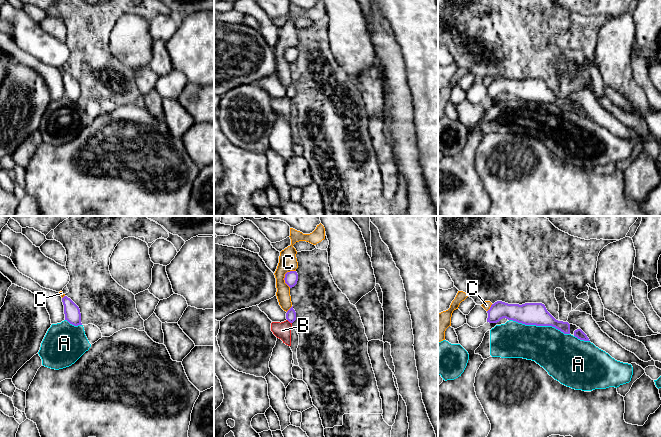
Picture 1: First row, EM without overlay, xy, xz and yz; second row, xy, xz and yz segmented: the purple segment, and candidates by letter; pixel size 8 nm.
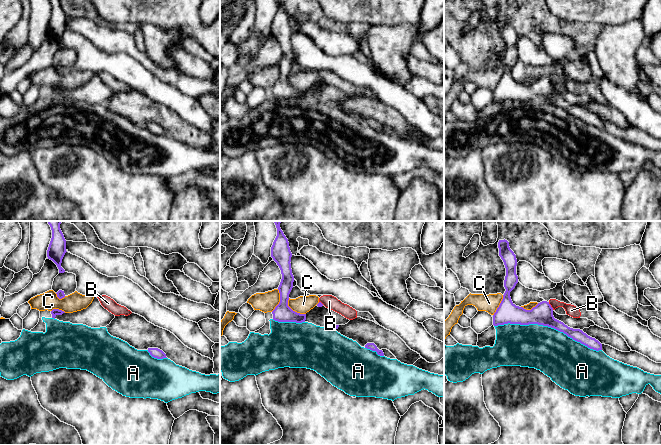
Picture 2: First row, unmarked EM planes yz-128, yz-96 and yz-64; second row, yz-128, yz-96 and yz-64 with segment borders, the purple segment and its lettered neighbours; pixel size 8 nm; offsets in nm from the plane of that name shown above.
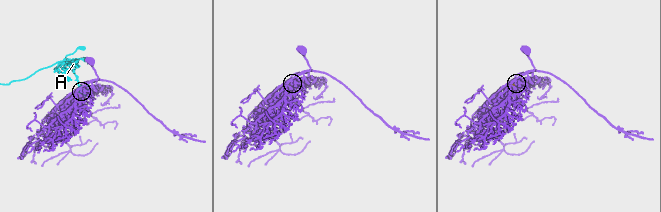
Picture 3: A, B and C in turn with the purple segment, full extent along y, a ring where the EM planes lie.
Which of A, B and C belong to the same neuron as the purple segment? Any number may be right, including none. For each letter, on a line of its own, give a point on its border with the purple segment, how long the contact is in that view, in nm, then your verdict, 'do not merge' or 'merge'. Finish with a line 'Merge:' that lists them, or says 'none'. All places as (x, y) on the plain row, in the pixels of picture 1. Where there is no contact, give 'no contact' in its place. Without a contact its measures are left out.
A: yz (539, 101) | 500 nm | do not merge
B: xz (289, 97) | 50 nm | do not merge
C: xz (285, 52) | 150 nm | do not merge
Merge: none

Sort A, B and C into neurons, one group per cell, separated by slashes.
A / B C

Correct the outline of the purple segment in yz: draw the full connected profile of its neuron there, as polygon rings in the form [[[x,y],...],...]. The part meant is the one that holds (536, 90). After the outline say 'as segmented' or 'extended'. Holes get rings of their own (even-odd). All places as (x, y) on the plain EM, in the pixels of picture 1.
[[[497,77],[491,81],[487,89],[489,99],[497,99],[506,94],[525,101],[552,102],[564,110],[570,110],[570,100],[556,96],[542,79],[519,81]]]; as segmented

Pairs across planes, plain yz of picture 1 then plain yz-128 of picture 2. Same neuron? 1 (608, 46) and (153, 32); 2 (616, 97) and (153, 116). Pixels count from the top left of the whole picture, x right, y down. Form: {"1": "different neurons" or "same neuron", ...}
{"1": "same neuron", "2": "different neurons"}

